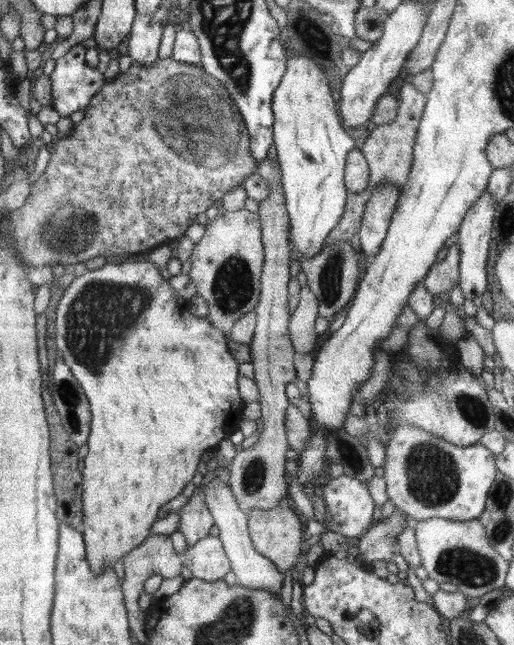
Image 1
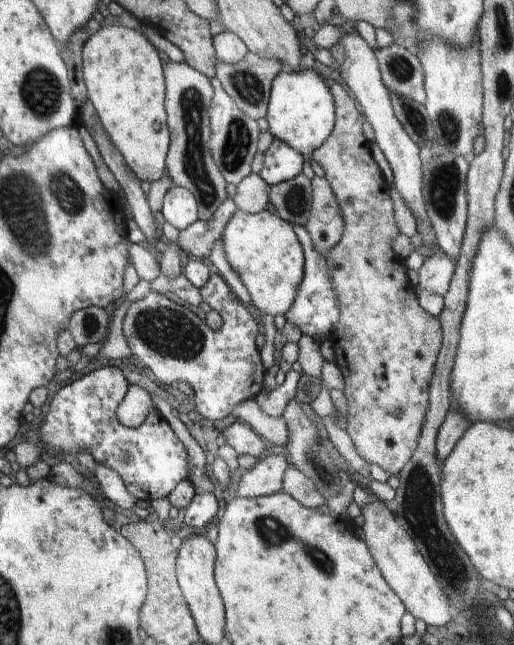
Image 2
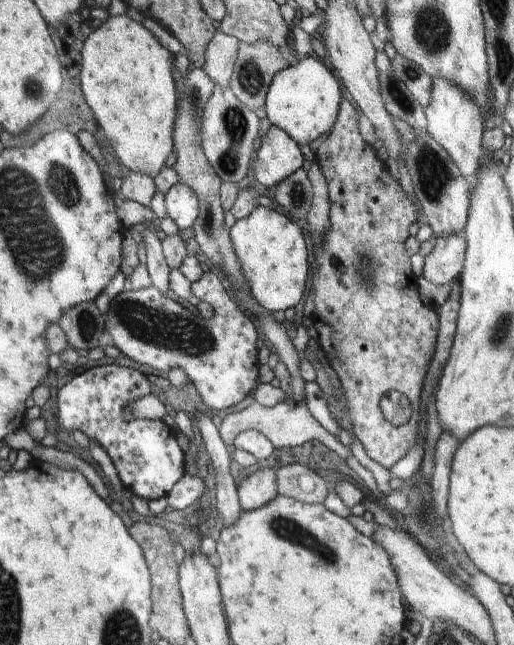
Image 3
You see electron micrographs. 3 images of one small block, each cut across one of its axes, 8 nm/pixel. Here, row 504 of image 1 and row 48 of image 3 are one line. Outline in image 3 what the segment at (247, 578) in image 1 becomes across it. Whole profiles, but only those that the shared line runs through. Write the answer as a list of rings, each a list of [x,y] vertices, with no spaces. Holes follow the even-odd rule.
[[[218,31],[207,44],[206,62],[202,69],[221,87],[229,88],[233,66],[238,56],[238,43],[236,37]]]

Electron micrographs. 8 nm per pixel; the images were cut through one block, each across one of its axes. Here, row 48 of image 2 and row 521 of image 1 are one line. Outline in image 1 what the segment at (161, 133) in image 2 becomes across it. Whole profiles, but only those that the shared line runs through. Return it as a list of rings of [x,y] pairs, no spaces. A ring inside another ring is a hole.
[[[135,261],[135,262],[124,262],[124,263],[111,263],[106,262],[101,268],[94,270],[87,270],[80,277],[75,277],[75,279],[70,283],[70,286],[66,287],[66,291],[64,291],[64,295],[62,296],[58,307],[56,308],[56,346],[58,346],[58,350],[62,352],[62,358],[64,358],[64,362],[70,366],[70,370],[72,370],[72,374],[74,374],[74,378],[78,380],[78,384],[82,386],[82,390],[86,392],[86,396],[88,396],[88,402],[90,402],[90,412],[92,412],[92,426],[90,426],[89,437],[87,440],[88,445],[88,455],[86,456],[84,462],[85,467],[81,472],[83,474],[83,491],[82,491],[82,502],[83,502],[83,521],[84,521],[84,530],[83,530],[83,539],[85,542],[85,553],[87,556],[88,564],[90,565],[90,570],[94,574],[100,574],[105,570],[107,566],[113,566],[113,564],[117,560],[122,560],[131,550],[134,548],[138,548],[148,535],[150,535],[150,528],[152,528],[152,524],[156,522],[158,519],[158,512],[162,506],[166,506],[172,498],[176,498],[179,494],[182,494],[182,490],[184,490],[184,486],[188,484],[188,482],[194,479],[194,476],[197,473],[196,468],[198,468],[198,464],[200,463],[201,457],[208,450],[211,450],[213,447],[217,447],[218,443],[224,438],[229,438],[230,435],[236,431],[243,422],[243,405],[244,401],[241,399],[239,388],[238,388],[238,365],[239,363],[234,360],[234,357],[230,354],[230,351],[227,349],[227,337],[226,334],[221,330],[216,329],[208,318],[198,318],[193,316],[190,310],[190,303],[185,299],[181,298],[178,293],[174,290],[174,288],[168,283],[168,279],[164,279],[160,274],[160,271],[156,265],[150,261]]]

